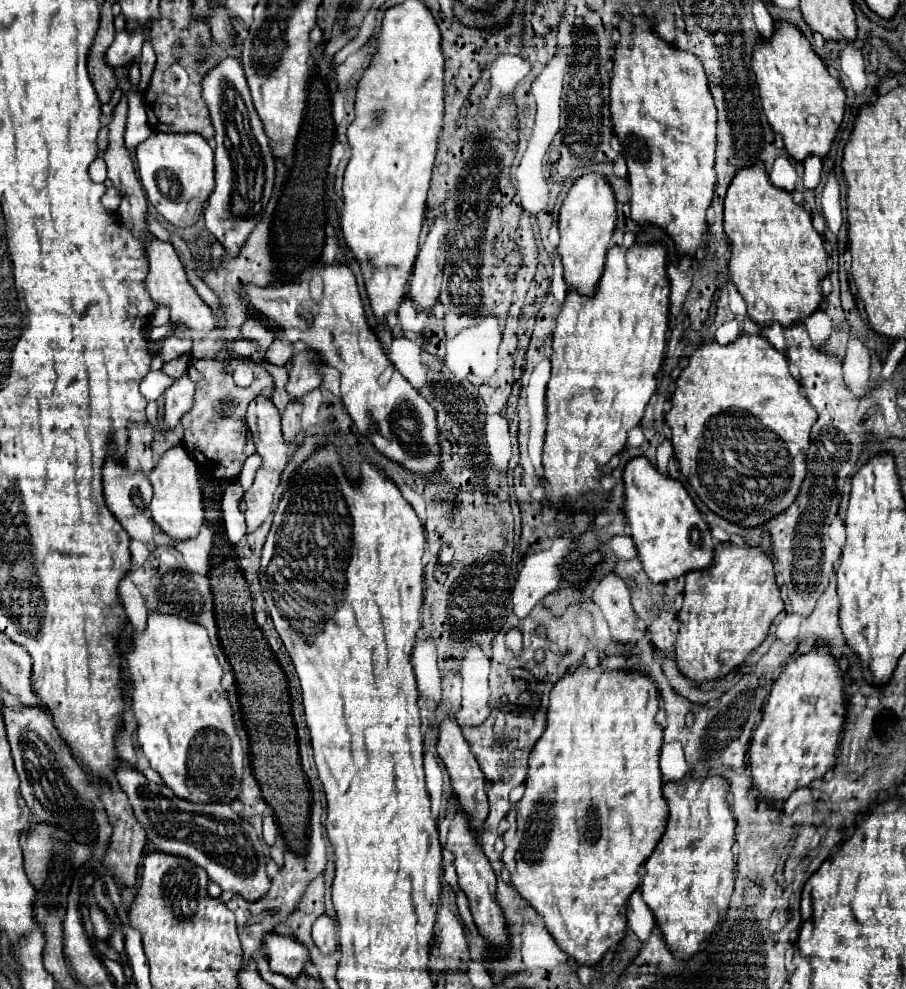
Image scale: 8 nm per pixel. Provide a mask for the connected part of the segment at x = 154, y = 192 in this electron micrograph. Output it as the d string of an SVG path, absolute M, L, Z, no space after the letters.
M152 133L136 147L138 175L146 191L150 205L172 225L192 227L202 211L204 203L214 189L214 153L206 139L200 135L172 135Z

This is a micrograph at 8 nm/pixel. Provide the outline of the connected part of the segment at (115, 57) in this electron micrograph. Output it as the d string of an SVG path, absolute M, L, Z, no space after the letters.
M144 27L136 29L136 31L118 33L116 39L112 41L108 53L106 53L108 65L110 67L122 67L122 65L128 65L132 59L138 59L144 41L146 41Z

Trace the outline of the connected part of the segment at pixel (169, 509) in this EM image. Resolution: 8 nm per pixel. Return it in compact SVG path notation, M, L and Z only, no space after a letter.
M176 445L156 459L156 465L148 479L154 489L150 511L154 515L154 521L162 527L162 531L180 541L196 537L204 523L204 499L198 483L196 461L184 451L182 445Z

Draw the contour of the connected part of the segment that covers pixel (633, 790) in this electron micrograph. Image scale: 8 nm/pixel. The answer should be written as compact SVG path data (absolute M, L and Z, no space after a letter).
M580 663L580 667L576 669L576 673L566 673L564 679L560 679L560 681L554 685L554 689L550 691L548 727L546 727L544 735L540 737L540 741L536 743L536 747L532 749L532 753L530 753L530 759L528 759L528 777L526 777L526 793L524 793L524 797L520 799L520 803L518 803L518 807L516 807L516 819L512 821L514 825L504 833L504 845L506 845L506 849L502 851L502 863L506 865L506 869L508 869L510 875L512 875L512 885L516 887L518 895L520 895L532 909L536 909L536 913L544 919L544 925L546 925L548 933L554 937L556 945L558 945L570 959L574 959L578 965L598 965L598 963L604 959L604 955L606 955L608 951L616 951L616 947L618 947L620 941L624 939L624 935L626 935L626 905L628 905L630 895L638 889L638 881L640 881L638 869L640 869L640 865L650 857L650 853L654 851L654 847L656 847L656 843L658 843L658 839L660 839L660 835L664 833L664 827L666 827L668 805L664 803L664 795L662 795L662 773L660 773L660 767L658 767L658 757L660 757L660 747L662 747L662 731L660 731L660 727L656 727L656 721L654 721L654 717L656 717L656 707L658 707L658 691L656 691L654 683L652 683L648 677L644 677L644 675L640 675L638 679L634 679L632 673L630 673L628 669L624 669L624 671L620 671L620 669L614 671L614 669L606 669L606 667L602 667L602 665L598 665L596 669L588 669L584 663Z

